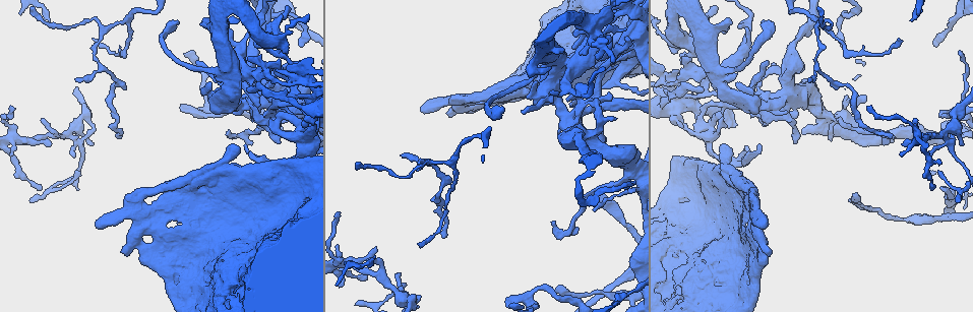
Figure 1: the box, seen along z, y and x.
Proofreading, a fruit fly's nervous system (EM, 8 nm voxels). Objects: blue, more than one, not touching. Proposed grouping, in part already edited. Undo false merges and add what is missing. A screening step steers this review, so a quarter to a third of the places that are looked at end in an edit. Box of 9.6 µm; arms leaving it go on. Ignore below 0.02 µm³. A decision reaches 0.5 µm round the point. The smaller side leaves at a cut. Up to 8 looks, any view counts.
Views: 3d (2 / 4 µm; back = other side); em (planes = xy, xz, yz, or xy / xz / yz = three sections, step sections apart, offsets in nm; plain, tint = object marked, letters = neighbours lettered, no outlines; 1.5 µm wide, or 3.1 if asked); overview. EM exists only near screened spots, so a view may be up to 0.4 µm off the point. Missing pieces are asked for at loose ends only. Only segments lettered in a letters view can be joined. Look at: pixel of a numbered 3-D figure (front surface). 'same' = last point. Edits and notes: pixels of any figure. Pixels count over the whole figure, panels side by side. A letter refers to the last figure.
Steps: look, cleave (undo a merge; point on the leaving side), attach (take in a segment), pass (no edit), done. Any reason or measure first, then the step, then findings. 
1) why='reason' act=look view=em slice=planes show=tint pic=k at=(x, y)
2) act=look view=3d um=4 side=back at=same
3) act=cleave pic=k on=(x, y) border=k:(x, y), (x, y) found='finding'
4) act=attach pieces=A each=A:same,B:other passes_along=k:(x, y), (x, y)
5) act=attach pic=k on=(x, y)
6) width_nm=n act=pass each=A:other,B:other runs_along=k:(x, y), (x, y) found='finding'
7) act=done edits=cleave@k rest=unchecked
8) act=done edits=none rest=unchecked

why='closes a loop' act=look view=em slice=xz step=4 show=tint pic=1 at=(269, 113)

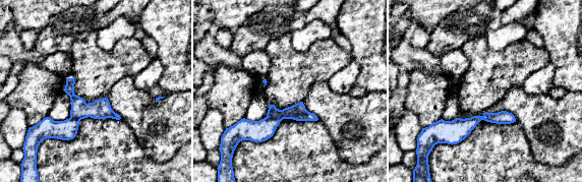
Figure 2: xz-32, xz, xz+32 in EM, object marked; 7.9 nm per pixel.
why='cut it another way' act=look view=em slice=planes show=tint at=same

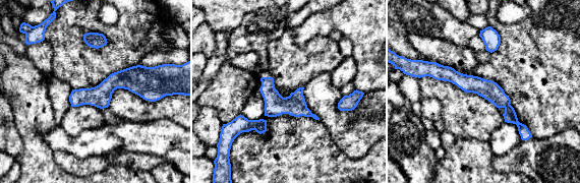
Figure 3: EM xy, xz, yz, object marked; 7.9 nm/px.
act=look view=em slice=planes show=letters at=same

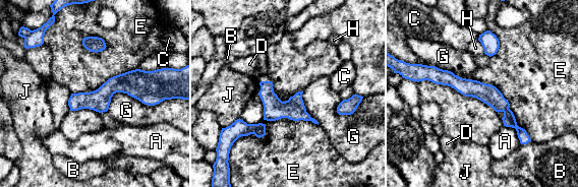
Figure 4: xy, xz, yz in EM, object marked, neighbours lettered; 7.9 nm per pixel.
act=cleave pic=4 on=(489, 95) each=A:other,B:other,C:other,D:other,E:other,G:other,H:other,J:other part_leaving=4:(427, 74), (486, 92), (506, 106) found='a second neuron is stuck on'

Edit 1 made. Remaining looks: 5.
act=look view=overview

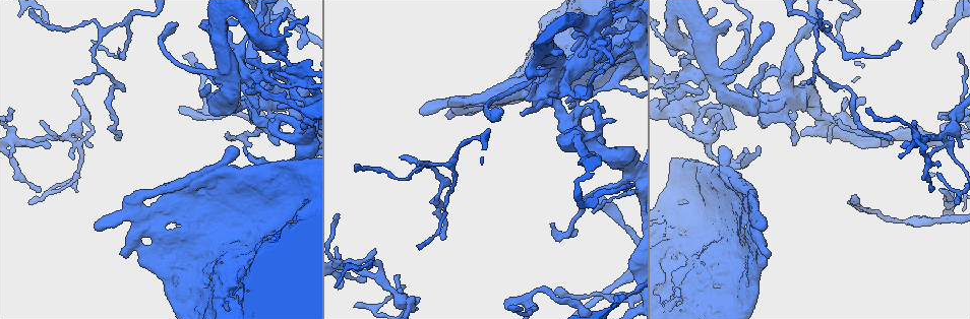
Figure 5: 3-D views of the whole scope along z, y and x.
why='long arm stops here' act=look view=3d um=2 pic=5 at=(420, 112)

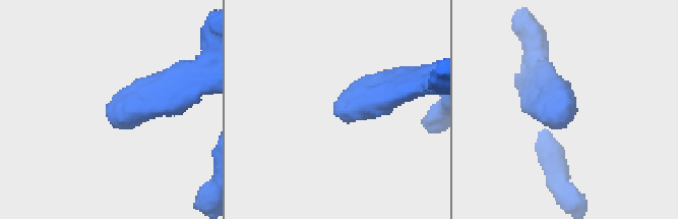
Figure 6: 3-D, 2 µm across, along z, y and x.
why='shape alone is not enough' act=look view=em slice=yz step=4 show=tint pic=6 at=(562, 123)

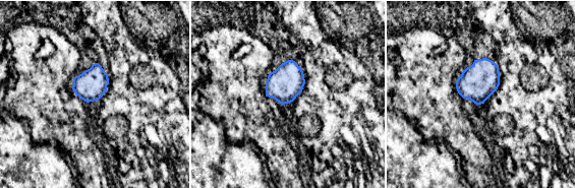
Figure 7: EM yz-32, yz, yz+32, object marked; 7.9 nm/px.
act=look view=em slice=yz step=4 show=letters at=same

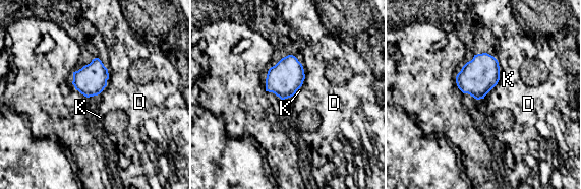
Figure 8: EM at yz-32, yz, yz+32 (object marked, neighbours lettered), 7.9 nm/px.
act=pass each=D:other,K:other border=8:(500, 71), (498, 83), (483, 98) found='no lettered segment goes on from it'

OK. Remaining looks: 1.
why='branch stops here' act=look view=em slice=planes show=letters pic=5 at=(593, 212)

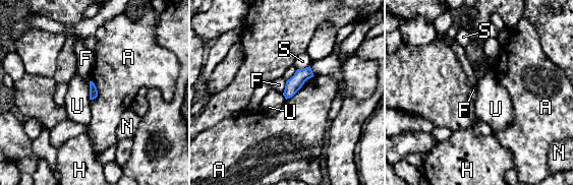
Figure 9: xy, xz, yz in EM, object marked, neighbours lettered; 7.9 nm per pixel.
longest_contact=A:300nm act=pass each=A:other,F:other,H:other,N:other,S:other,U:other border=9:(313, 75), (286, 100) found='no lettered segment goes on from it'

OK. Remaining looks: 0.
act=done edits=cleave@4 rest=unchecked

